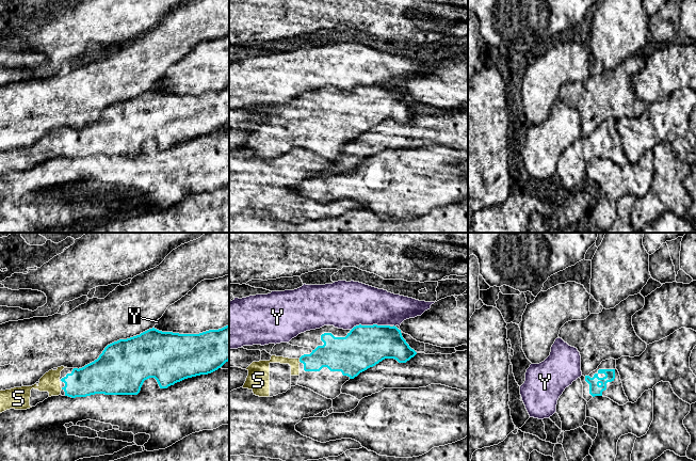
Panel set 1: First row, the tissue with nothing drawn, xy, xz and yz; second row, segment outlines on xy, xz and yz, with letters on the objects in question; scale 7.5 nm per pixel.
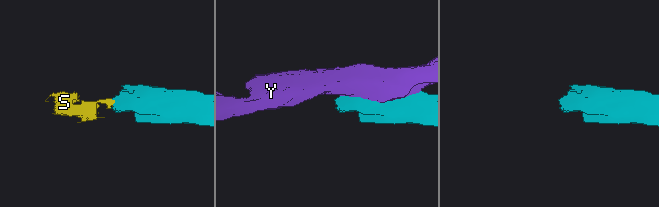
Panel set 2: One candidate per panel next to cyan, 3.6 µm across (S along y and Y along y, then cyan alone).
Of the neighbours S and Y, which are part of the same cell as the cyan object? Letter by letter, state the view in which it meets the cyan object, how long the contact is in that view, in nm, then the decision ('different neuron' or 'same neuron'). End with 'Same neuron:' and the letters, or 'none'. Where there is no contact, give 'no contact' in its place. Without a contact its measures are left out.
S: contact in xz; length 40 nm; same neuron
Y: contact in xz; length 300 nm; different neuron
Same neuron: S

